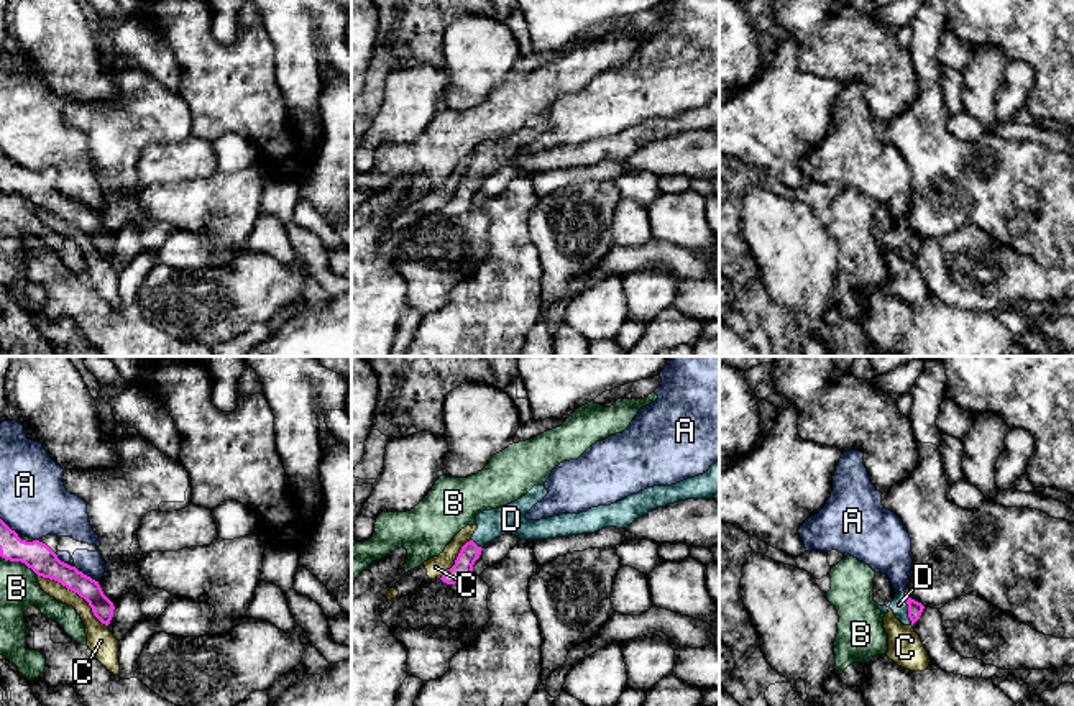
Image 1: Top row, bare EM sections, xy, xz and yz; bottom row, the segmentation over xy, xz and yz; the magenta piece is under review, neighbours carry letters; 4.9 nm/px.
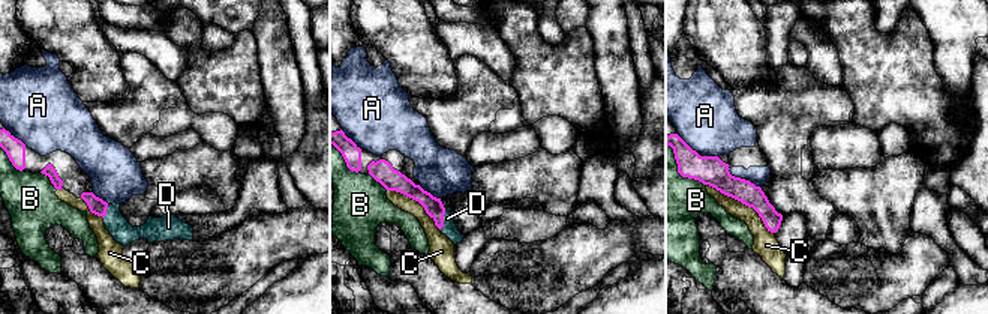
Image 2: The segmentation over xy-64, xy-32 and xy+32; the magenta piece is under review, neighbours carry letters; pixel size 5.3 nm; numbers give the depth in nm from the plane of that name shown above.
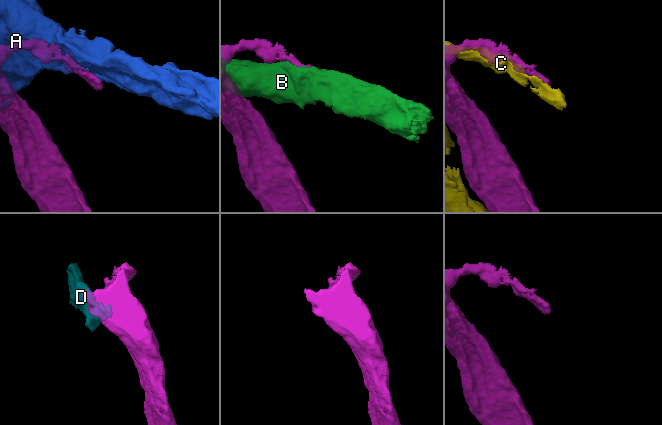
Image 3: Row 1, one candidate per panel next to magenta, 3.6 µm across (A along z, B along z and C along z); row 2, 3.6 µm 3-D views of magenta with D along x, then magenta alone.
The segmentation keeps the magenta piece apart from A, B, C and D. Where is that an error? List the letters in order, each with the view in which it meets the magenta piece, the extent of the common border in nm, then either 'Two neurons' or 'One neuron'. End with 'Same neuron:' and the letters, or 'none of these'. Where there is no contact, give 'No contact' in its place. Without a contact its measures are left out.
A: Touches magenta in xy. Shared border 110 nm. Two neurons
B: Touches magenta in xy. Shared border 220 nm. Two neurons
C: Touches magenta in xy. Shared border 420 nm. Two neurons
D: Touches magenta in yz. Shared border 170 nm. One neuron
Same neuron: D

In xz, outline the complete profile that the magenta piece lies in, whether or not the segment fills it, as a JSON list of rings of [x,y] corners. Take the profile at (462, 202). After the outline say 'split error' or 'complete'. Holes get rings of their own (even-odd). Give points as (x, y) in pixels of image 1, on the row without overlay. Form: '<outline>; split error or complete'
[[[719,94],[695,110],[686,110],[672,118],[654,118],[631,126],[611,138],[591,140],[580,146],[558,146],[540,153],[527,153],[526,146],[540,135],[548,123],[545,118],[534,118],[521,131],[476,149],[478,161],[466,174],[455,197],[442,207],[447,217],[463,215],[473,207],[473,197],[481,182],[491,172],[512,166],[521,172],[547,172],[555,169],[594,166],[606,159],[627,161],[647,144],[685,131],[711,131],[719,123]]]; split error

